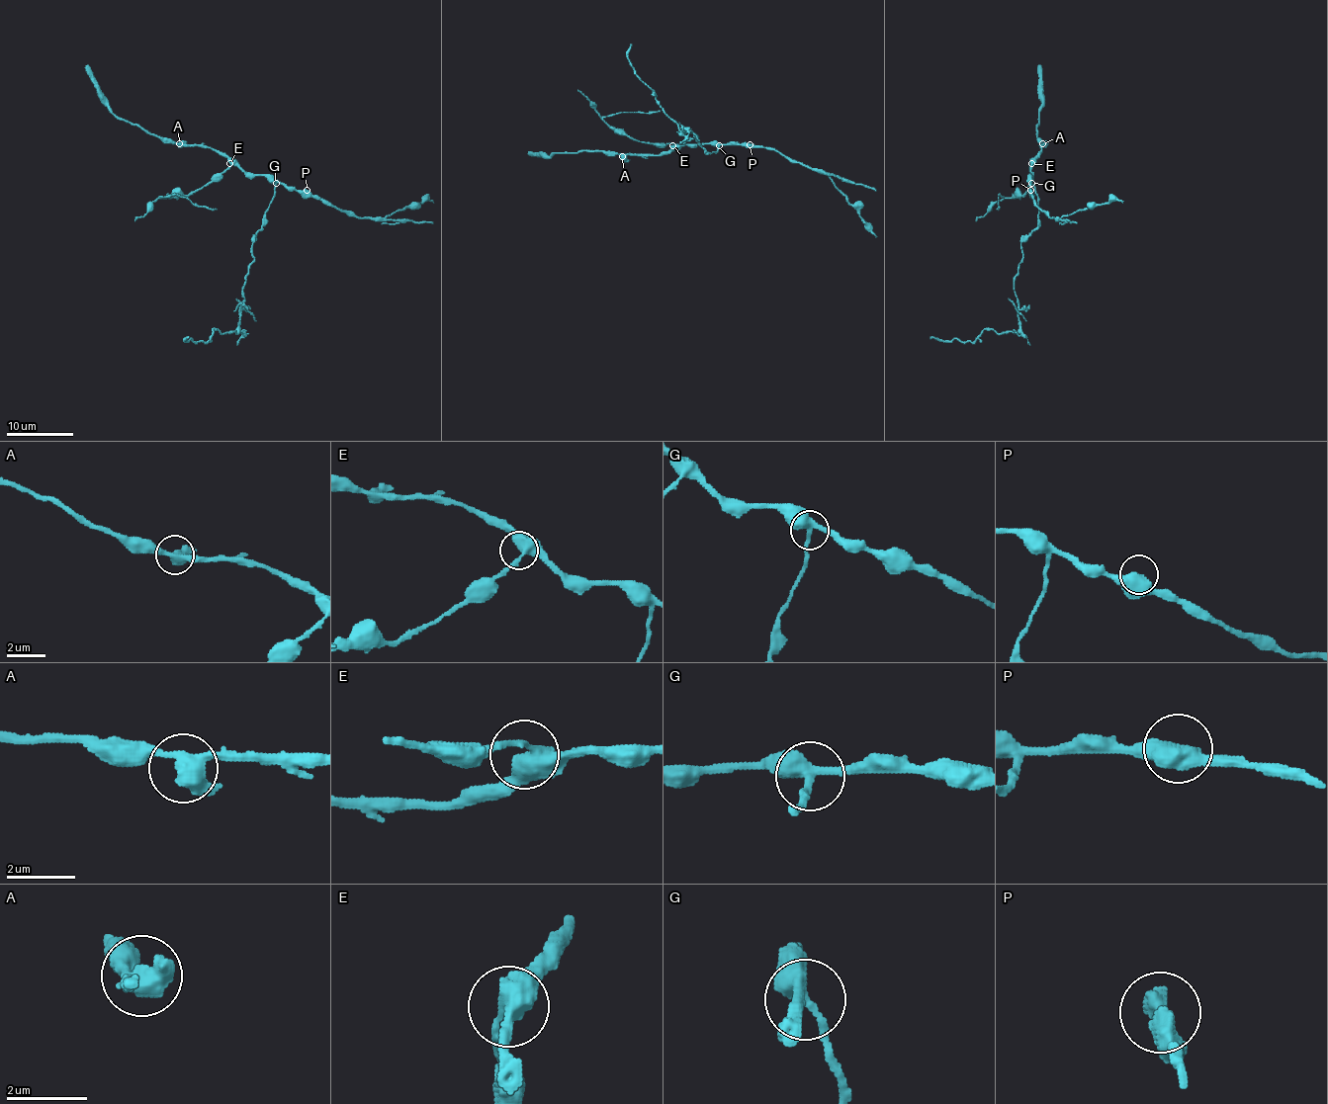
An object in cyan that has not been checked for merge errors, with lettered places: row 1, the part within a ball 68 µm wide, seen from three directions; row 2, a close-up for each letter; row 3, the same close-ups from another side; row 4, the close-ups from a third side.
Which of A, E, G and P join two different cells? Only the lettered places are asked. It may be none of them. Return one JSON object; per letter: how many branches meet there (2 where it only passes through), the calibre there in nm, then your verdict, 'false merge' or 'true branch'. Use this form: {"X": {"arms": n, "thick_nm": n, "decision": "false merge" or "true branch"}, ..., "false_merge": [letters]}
{"A": {"arms": 3, "thick_nm": 400, "decision": "true branch"}, "E": {"arms": 3, "thick_nm": 440, "decision": "true branch"}, "G": {"arms": 3, "thick_nm": 340, "decision": "false merge"}, "P": {"arms": 3, "thick_nm": 400, "decision": "true branch"}, "false_merge": ["G"]}

